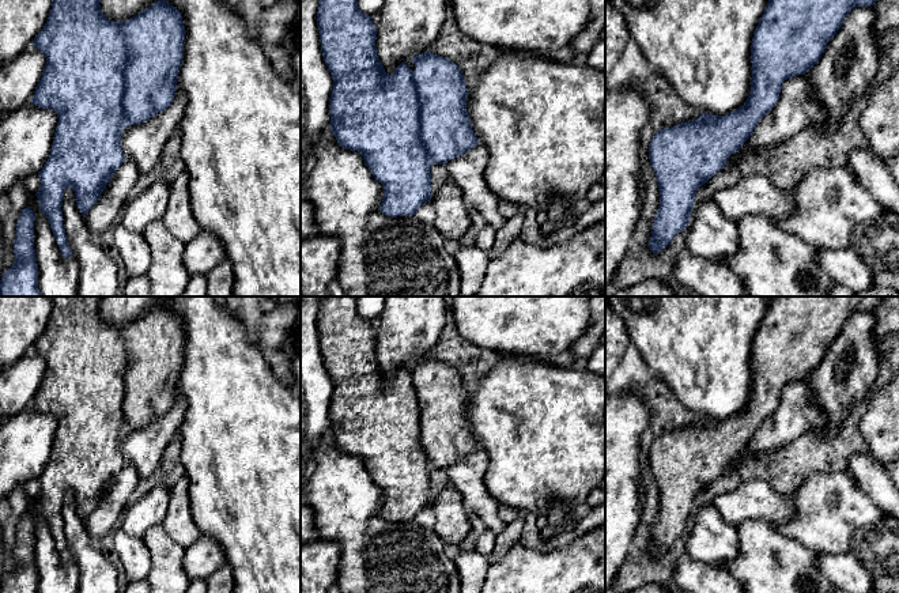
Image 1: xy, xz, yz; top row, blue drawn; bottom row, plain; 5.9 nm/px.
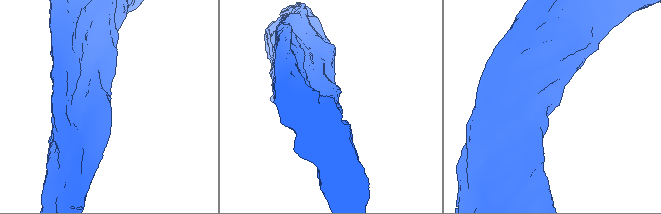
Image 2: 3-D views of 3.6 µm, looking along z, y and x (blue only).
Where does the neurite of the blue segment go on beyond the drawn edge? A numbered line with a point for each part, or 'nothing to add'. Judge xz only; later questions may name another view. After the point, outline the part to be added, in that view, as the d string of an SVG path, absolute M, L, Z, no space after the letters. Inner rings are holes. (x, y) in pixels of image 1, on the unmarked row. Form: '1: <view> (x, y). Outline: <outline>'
nothing to add

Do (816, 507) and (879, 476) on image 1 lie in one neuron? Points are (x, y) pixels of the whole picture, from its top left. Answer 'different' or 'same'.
different

